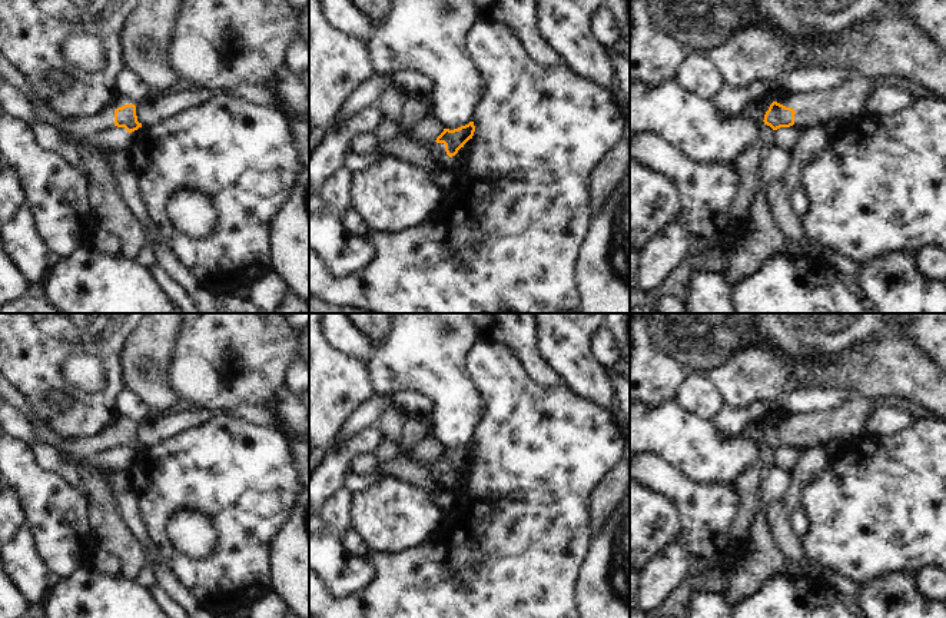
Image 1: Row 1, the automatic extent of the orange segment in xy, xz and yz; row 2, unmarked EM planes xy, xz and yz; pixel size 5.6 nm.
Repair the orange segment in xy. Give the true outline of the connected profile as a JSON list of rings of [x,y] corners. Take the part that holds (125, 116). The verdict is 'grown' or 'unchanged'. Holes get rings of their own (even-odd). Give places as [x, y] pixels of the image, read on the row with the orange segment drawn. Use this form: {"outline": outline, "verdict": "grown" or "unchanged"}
{"outline": [[[117,94],[110,104],[87,119],[64,120],[46,106],[37,109],[37,117],[40,122],[56,127],[59,133],[66,133],[77,143],[89,139],[92,134],[104,133],[114,126],[125,127],[129,133],[142,127],[142,123],[137,122],[136,106],[126,104],[123,97]]], "verdict": "grown"}

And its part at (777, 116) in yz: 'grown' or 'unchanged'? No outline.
grown

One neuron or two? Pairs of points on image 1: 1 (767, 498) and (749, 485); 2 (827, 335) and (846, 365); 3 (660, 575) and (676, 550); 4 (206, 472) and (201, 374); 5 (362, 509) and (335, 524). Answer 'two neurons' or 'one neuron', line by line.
1: two neurons
2: two neurons
3: one neuron
4: two neurons
5: two neurons

